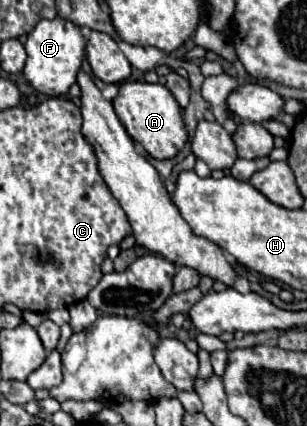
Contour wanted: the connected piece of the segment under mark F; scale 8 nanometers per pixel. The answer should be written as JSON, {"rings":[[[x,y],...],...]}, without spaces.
{"rings":[[[42,19],[26,37],[24,49],[28,53],[26,65],[22,69],[26,81],[42,95],[46,97],[64,97],[72,83],[76,83],[76,73],[82,65],[84,57],[84,39],[80,35],[80,29],[66,21],[66,19]]]}

